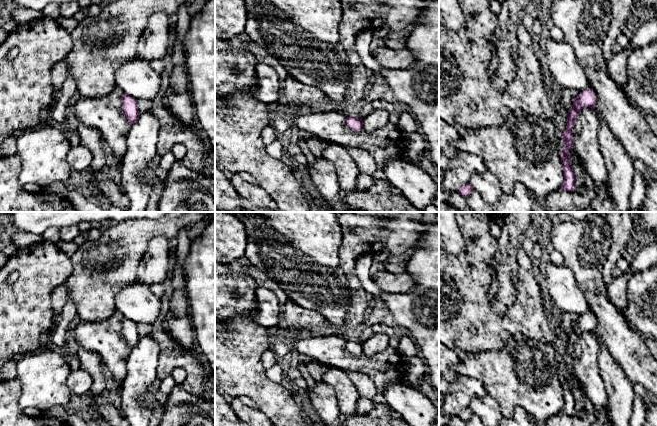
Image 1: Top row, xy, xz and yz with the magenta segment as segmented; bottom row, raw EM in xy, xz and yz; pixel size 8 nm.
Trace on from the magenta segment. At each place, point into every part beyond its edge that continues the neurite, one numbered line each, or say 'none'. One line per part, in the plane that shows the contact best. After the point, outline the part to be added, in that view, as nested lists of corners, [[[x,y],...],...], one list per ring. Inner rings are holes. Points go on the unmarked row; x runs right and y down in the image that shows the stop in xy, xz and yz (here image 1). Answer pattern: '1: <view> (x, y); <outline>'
none

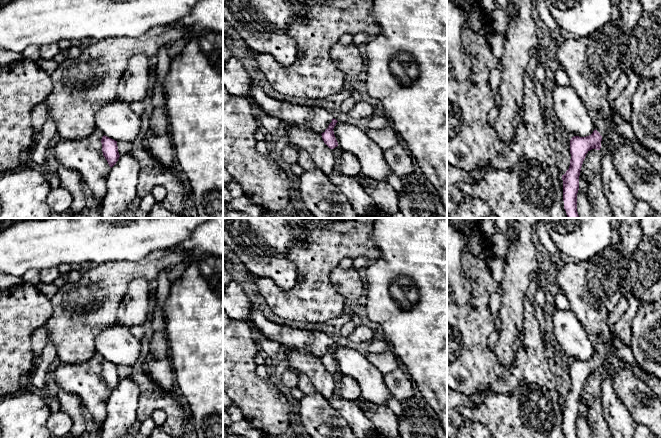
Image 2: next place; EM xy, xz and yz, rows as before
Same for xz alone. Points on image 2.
1: xz (337, 375); [[[339,370],[333,373],[334,380],[336,381],[337,384],[339,383],[342,376],[343,374]]]

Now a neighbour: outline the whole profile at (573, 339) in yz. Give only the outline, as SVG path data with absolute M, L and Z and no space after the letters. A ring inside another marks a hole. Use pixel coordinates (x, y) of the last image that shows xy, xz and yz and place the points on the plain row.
M555 309L553 328L557 341L564 353L574 360L586 361L596 353L595 347L576 315L569 309Z

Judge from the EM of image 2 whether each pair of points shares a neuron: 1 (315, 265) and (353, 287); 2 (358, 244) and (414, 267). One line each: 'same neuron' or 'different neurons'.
1: different neurons
2: different neurons

